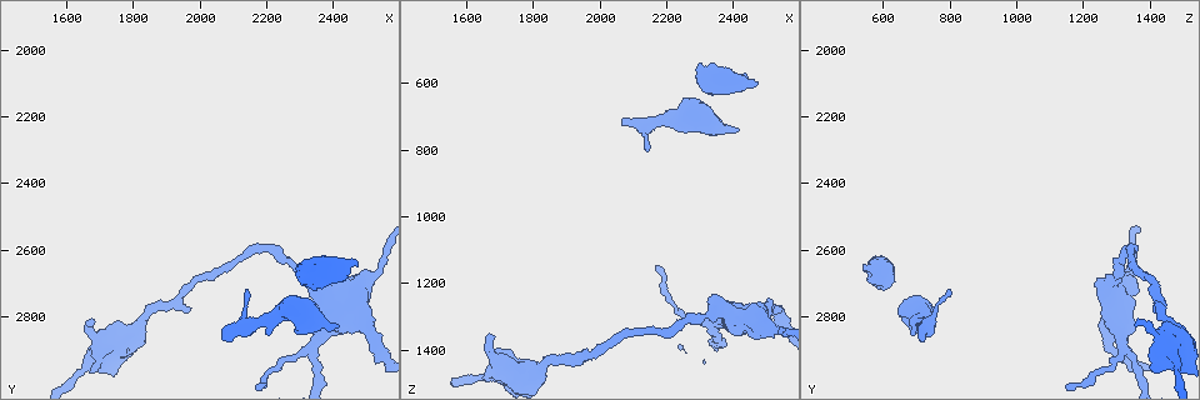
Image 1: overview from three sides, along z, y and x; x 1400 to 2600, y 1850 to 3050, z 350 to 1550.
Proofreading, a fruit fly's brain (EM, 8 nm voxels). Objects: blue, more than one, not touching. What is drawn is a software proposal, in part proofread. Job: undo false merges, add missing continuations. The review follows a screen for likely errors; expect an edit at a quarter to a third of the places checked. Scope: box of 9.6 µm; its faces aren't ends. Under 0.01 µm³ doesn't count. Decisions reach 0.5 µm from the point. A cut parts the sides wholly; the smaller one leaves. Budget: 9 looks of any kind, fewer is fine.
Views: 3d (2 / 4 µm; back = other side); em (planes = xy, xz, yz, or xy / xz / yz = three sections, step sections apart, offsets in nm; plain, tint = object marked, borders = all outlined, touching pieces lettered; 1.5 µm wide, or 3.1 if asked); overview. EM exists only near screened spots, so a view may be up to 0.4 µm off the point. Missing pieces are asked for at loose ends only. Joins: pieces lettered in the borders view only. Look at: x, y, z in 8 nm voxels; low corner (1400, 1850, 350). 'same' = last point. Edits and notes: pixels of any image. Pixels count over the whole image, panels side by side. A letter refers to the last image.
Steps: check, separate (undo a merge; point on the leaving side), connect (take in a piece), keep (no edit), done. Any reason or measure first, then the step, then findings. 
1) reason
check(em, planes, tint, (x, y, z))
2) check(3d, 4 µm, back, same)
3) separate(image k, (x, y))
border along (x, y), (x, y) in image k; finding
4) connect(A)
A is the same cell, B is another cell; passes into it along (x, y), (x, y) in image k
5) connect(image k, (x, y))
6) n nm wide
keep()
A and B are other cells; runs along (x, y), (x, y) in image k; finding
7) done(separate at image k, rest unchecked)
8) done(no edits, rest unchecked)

calibre changes
check(em, planes, plain, (2330, 2690, 1300))

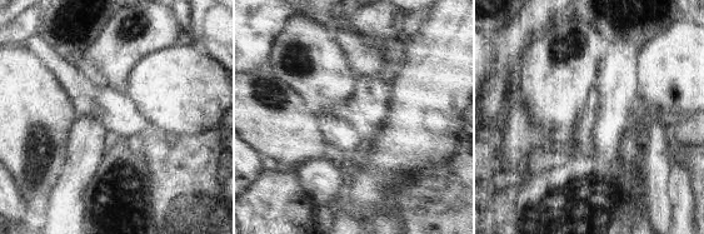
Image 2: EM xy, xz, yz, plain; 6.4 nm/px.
check(em, planes, borders, same)

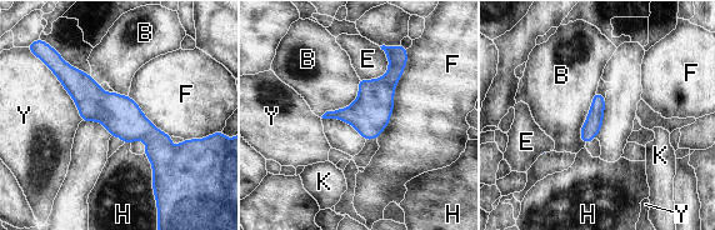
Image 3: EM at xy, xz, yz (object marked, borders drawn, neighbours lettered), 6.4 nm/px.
keep()
B, E, F, H, K and Y are other cells; runs along (61, 75), (165, 150), (189, 149) in image 3; all the same neuron

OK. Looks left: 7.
an open end
check(3d, 2 µm, (2420, 2820, 740))

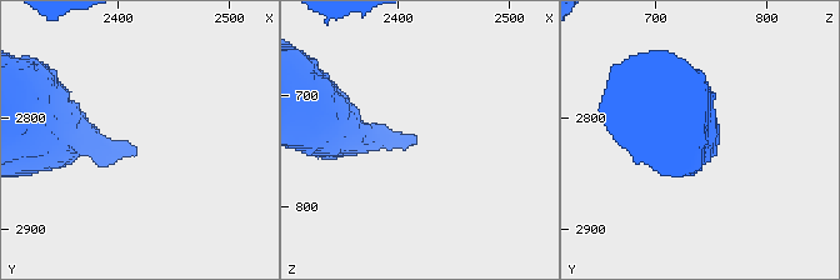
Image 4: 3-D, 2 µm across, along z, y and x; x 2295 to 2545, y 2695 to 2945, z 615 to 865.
check(em, planes, borders, (2416, 2824, 738))

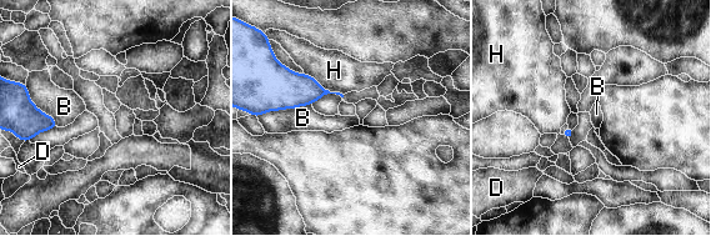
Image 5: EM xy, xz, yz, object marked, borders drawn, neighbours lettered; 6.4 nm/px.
keep()
B, D and H are other cells; none of them fits

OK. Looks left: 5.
an open end
check(3d, 4 µm, (2070, 2860, 700))

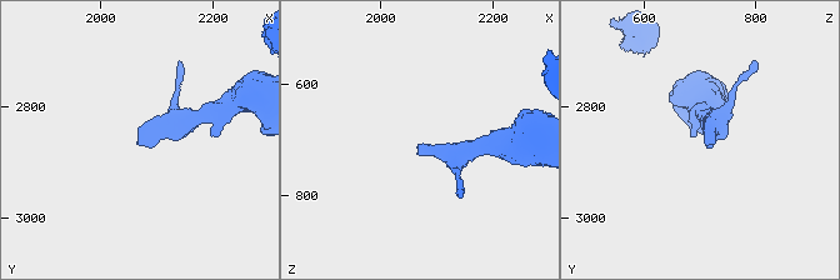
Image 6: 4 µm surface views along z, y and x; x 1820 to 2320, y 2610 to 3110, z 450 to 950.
need the tissue
check(em, planes, plain, (2065, 2860, 710))

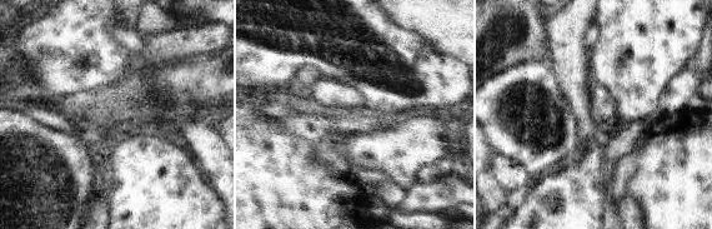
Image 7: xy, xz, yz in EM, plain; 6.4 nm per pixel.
check(em, planes, borders, same)

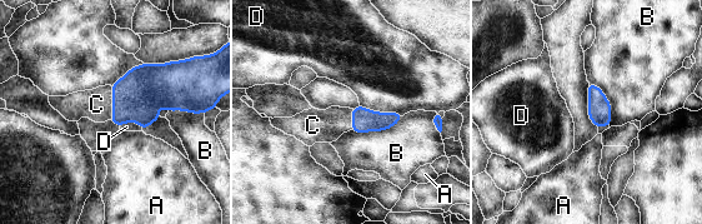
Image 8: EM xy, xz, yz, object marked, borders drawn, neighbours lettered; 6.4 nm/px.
connect(C)
C is the same cell, A, B and D are other cells; the neuron continues

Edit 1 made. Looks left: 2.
done(connect at image 8, rest unchecked)

